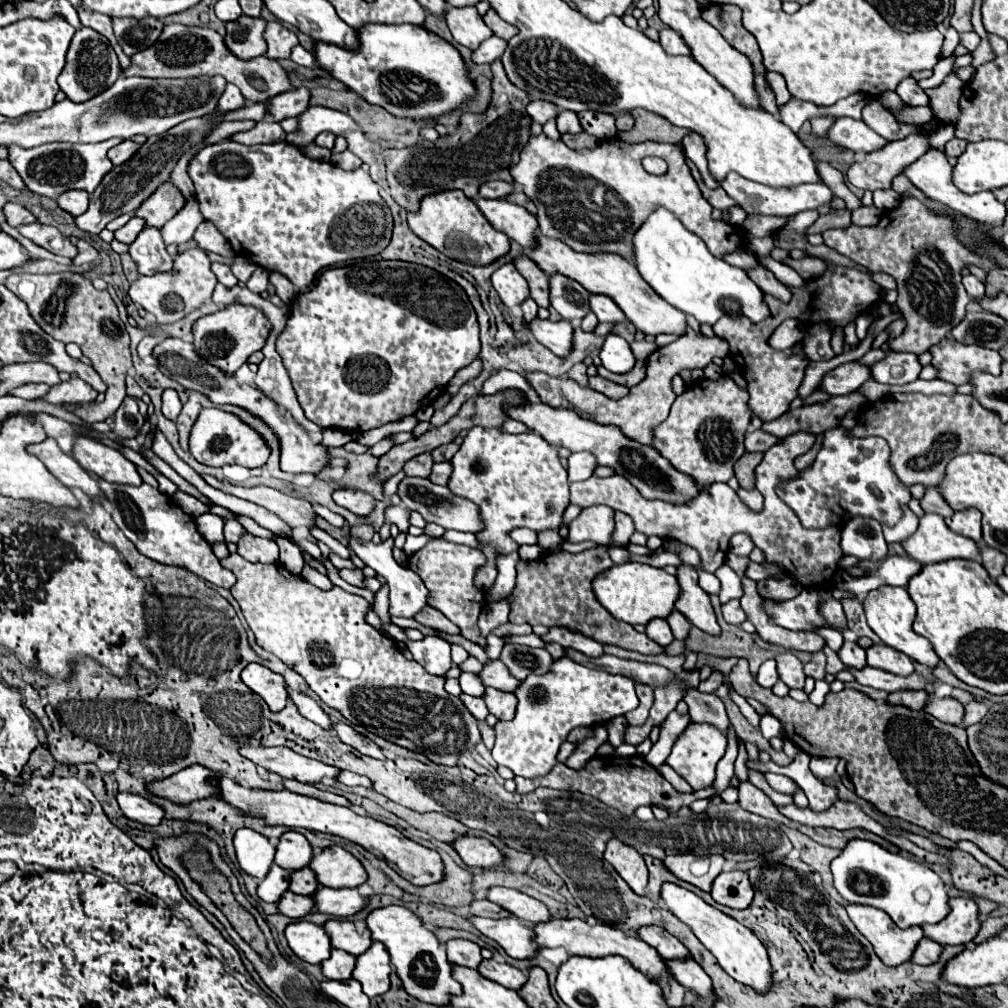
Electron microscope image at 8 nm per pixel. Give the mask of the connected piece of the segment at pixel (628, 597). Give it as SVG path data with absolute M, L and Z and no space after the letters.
M627 562L627 564L613 564L611 568L603 570L593 578L593 592L599 604L609 610L617 620L627 624L647 624L653 618L667 618L673 610L675 600L679 598L679 584L677 578L667 574L661 568Z

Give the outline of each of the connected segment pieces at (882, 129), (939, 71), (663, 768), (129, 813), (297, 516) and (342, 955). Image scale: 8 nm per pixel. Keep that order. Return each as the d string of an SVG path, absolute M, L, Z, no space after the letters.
M869 102L863 108L863 118L861 120L889 142L899 140L903 136L909 136L917 128L917 126L905 126L905 124L897 126L895 116L891 112L887 112L879 102Z
M952 54L950 57L941 59L934 67L933 75L930 78L919 81L919 86L921 86L923 90L938 86L943 82L944 78L952 72L955 59L956 56L954 54Z
M663 764L658 769L659 773L679 792L690 793L691 786L684 778L681 778L669 765Z
M119 792L117 802L119 802L121 812L129 820L135 820L135 822L141 822L141 824L147 824L147 826L157 826L163 820L163 810L157 804L145 800L143 796Z
M203 476L211 486L227 492L227 494L235 494L243 500L255 502L263 508L267 508L269 512L277 514L283 522L287 522L289 526L305 526L305 528L313 528L317 526L317 514L313 510L313 506L307 500L295 498L295 496L287 496L279 490L267 488L267 486L255 486L255 488L241 488L241 486L223 486L217 478L213 476Z
M335 948L331 950L331 956L321 962L323 976L329 980L339 980L339 982L351 978L353 966L355 966L355 958L349 952L335 950Z

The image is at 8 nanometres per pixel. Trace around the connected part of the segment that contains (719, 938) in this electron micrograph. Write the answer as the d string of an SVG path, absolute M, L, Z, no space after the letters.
M663 882L663 886L661 886L661 900L665 902L667 910L671 910L683 924L687 924L693 930L693 934L717 958L717 962L721 964L721 968L731 978L735 978L741 984L747 984L747 986L755 988L757 992L765 992L771 986L769 956L767 956L765 946L761 944L761 940L747 926L743 926L735 918L723 914L715 906L707 904L695 892L687 890L683 886L671 884L671 882Z

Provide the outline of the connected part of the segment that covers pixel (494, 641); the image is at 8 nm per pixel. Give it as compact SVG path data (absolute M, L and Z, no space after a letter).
M489 634L487 637L487 647L485 653L490 659L499 659L501 650L504 646L504 639L499 638L493 634Z

